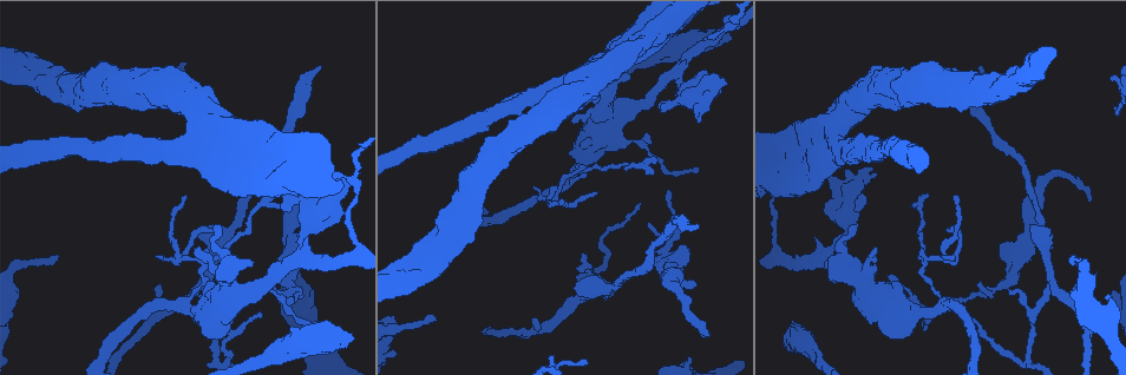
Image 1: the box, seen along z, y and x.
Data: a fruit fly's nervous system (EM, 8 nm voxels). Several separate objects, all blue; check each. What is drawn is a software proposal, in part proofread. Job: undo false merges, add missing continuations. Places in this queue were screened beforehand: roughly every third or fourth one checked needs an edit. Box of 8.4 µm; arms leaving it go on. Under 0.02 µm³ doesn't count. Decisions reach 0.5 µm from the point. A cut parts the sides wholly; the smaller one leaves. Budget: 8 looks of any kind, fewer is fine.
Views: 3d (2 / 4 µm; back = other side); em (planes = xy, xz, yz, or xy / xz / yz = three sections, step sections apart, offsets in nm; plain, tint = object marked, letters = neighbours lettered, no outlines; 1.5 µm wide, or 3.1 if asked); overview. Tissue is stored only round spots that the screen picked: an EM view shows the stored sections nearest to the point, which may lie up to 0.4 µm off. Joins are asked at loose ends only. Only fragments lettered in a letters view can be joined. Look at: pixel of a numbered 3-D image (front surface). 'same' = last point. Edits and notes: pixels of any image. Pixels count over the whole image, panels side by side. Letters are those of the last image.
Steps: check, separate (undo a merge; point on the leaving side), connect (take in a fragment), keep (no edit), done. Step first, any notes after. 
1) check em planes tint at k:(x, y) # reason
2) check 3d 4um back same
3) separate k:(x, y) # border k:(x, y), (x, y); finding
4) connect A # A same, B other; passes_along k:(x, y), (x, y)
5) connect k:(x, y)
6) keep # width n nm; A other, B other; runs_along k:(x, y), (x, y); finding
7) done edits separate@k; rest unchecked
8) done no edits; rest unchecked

check 3d 2um back at 1:(699, 225) # an open end

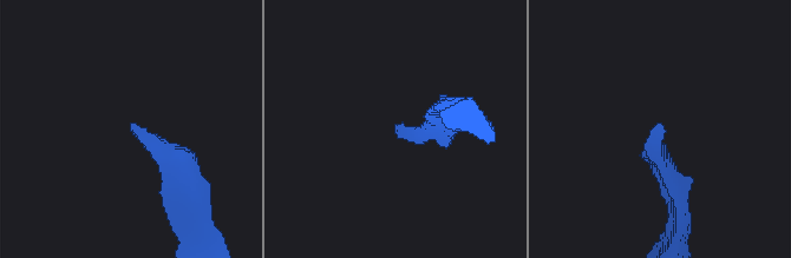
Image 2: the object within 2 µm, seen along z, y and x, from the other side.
check em yz step 4 tint at 2:(131, 126)

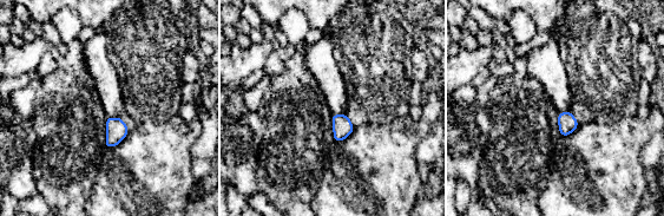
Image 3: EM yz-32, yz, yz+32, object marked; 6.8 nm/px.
check em planes letters same

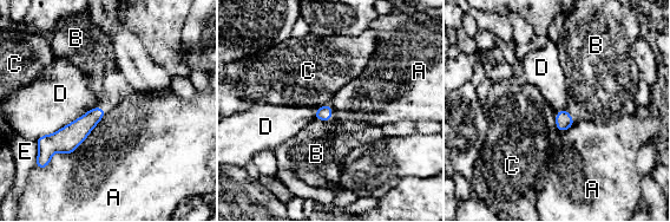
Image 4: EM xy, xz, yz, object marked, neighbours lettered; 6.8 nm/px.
connect B # A other, B same, C other, D other, E other; passes_along 4:(324, 112), (322, 119), (316, 154); the cell continues

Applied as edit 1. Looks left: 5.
check 3d 2um at 1:(1088, 200) # branch stops here

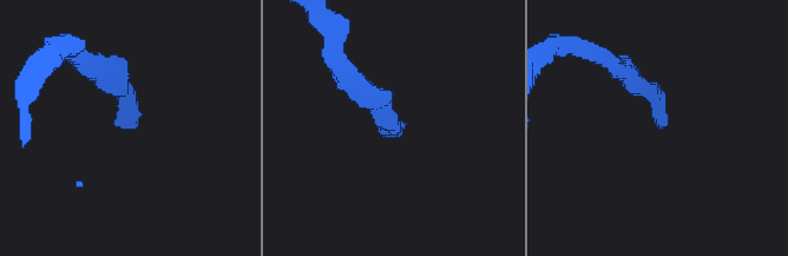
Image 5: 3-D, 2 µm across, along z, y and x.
check em xz step 4 tint at 5:(398, 128)

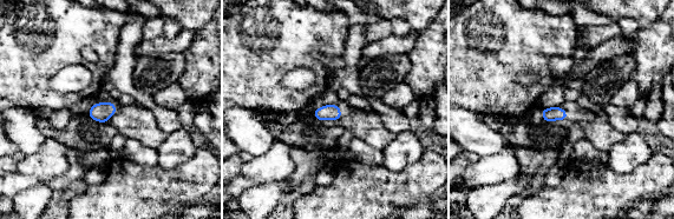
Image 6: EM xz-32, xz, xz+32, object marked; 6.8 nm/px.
check em planes letters same # cut it another way

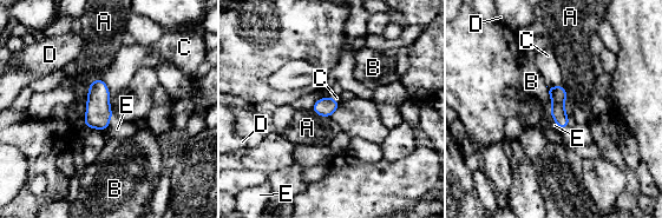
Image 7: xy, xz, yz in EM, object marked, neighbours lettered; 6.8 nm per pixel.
connect E # width 110 nm; A other, B other, C other, D other, E same; passes_along 7:(98, 114), (109, 121), (117, 129); the cell continues

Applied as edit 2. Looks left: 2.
done edits connect@4, connect@7; rest unchecked

